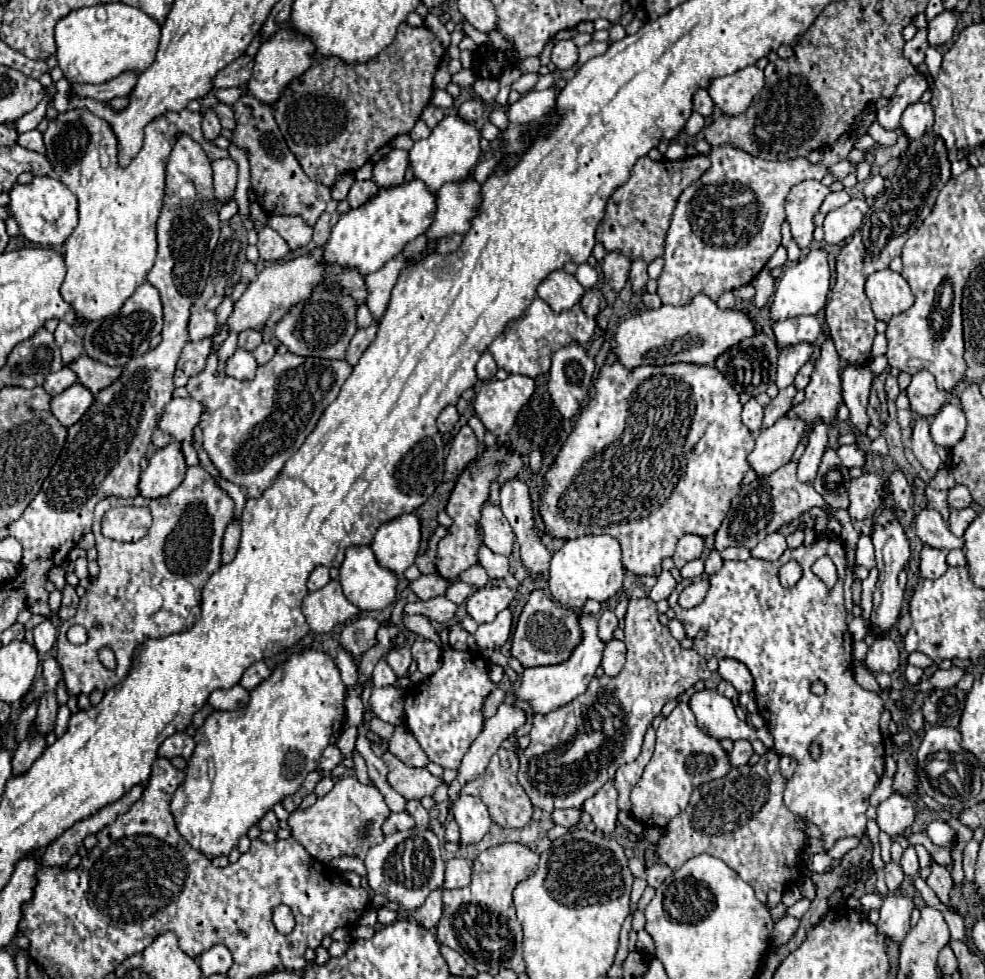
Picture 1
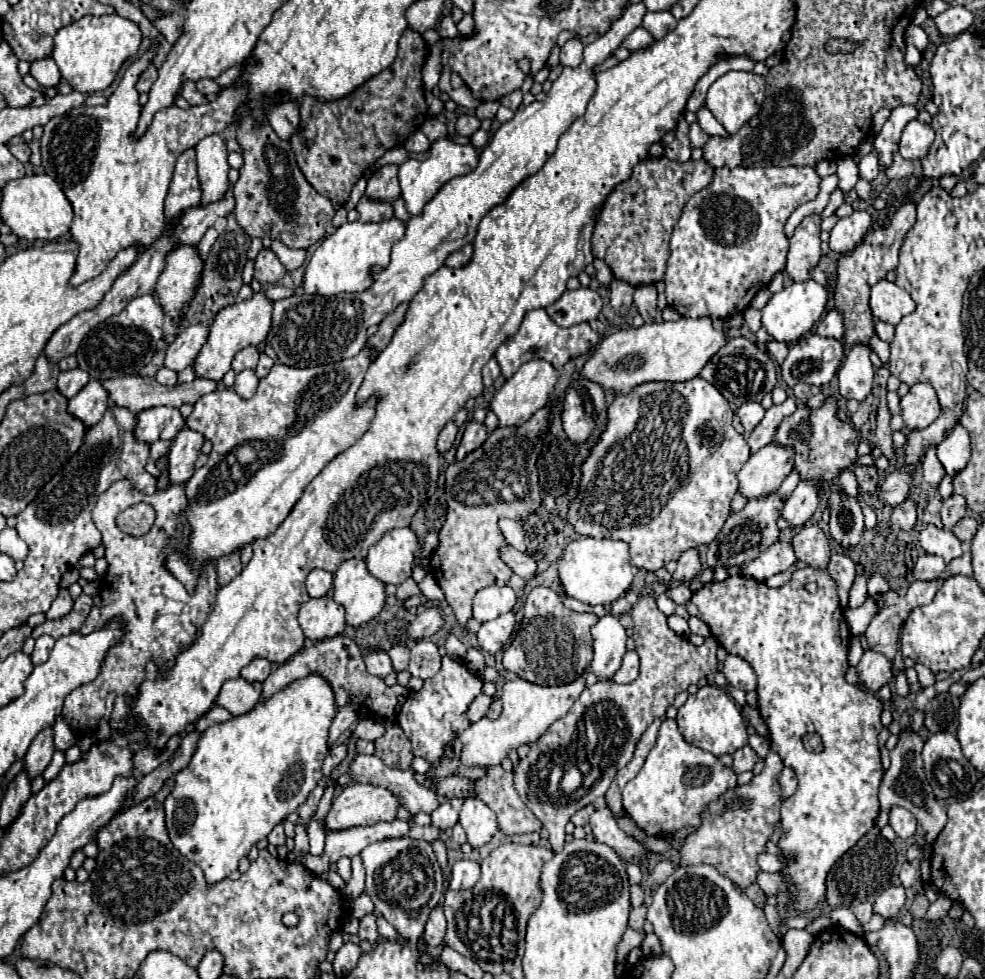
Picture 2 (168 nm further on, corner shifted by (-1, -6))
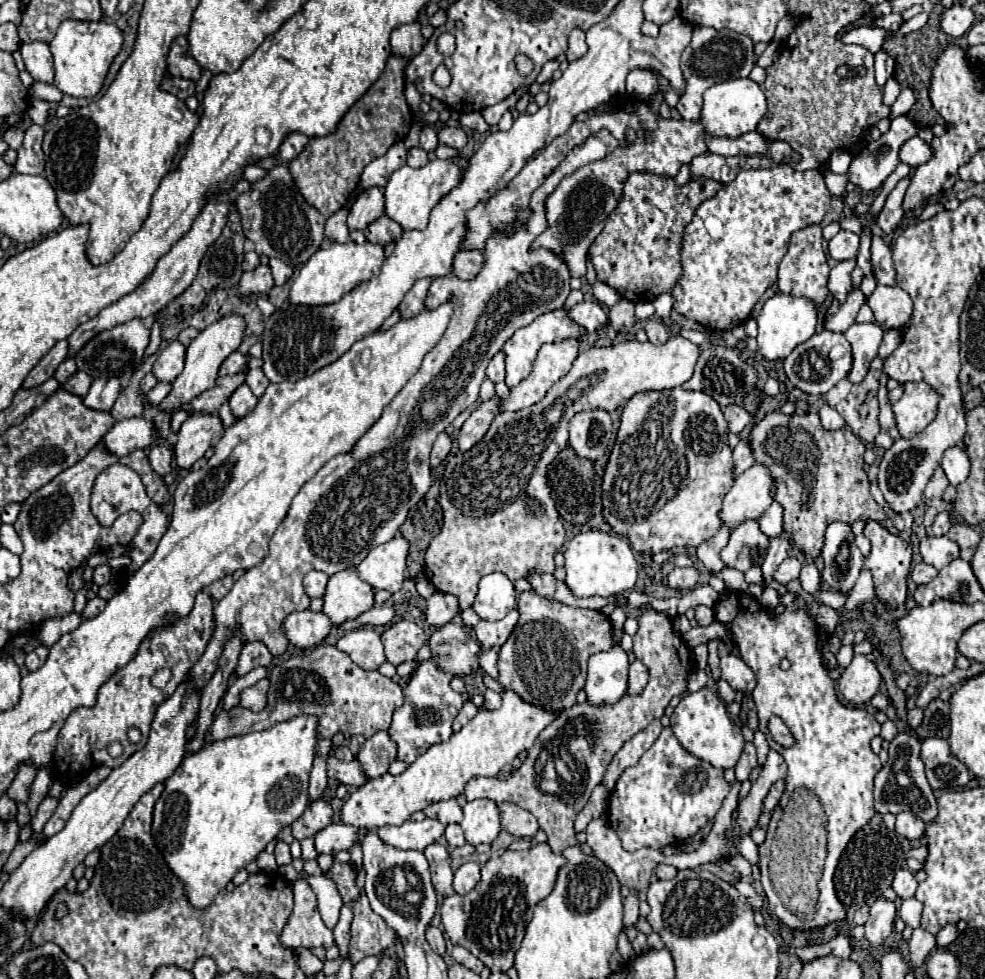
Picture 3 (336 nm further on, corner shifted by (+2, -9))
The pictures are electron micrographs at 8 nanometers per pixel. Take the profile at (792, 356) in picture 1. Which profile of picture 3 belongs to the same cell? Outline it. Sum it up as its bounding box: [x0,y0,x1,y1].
[783,329,853,395]

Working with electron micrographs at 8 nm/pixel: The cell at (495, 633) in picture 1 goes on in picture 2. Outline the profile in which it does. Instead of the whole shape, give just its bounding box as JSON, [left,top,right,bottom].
[478,612,514,654]

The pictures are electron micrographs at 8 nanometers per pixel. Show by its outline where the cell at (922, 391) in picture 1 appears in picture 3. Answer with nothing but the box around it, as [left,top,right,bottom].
[893,381,939,439]

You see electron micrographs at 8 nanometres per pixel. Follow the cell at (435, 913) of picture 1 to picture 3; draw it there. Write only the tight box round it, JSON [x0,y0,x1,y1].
[427,927,445,955]

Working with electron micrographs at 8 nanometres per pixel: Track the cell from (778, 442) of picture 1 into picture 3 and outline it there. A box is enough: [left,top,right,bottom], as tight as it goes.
[719,465,775,531]

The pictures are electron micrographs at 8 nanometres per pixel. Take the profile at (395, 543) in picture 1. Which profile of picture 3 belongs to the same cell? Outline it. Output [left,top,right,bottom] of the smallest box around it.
[359,533,409,593]

